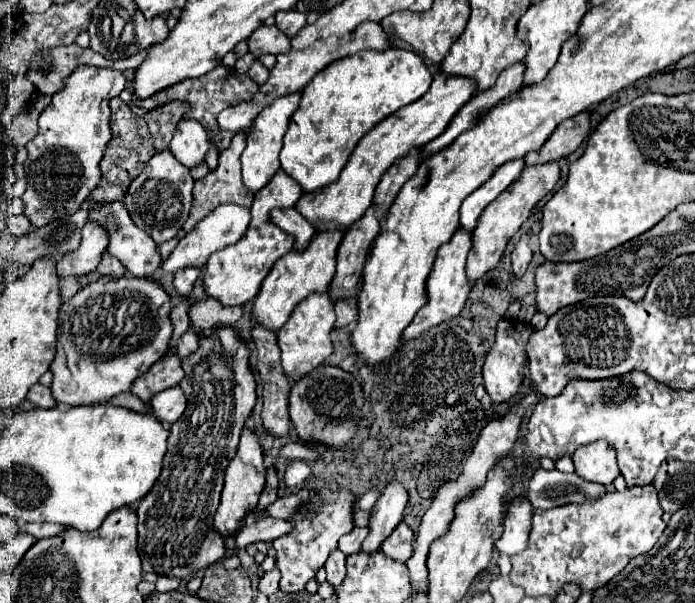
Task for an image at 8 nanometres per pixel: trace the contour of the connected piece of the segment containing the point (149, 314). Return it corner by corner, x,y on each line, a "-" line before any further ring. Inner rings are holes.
101,277
75,293
59,311
51,391
57,403
97,405
129,391
133,381
169,351
171,297
151,279

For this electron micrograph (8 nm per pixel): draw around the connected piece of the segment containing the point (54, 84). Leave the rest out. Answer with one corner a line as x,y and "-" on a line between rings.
63,45
63,47
51,47
35,53
35,59
31,59
31,67
27,71
27,79
37,87
37,91
45,95
53,95
63,89
63,81
79,67
79,65
95,65
95,67
115,67
115,70
124,71
131,68
137,68
147,56
147,50
141,50
131,57
117,61
107,61
103,55
95,53
93,49
81,49
79,45

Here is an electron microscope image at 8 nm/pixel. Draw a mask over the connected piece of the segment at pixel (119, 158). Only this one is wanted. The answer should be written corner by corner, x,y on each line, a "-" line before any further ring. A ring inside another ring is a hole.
111,99
111,141
107,145
107,151
101,159
101,181
91,191
93,201
119,201
129,189
129,183
143,171
145,163
159,151
169,149
169,141
175,133
177,123
183,119
183,115
189,111
187,103
183,101
171,101
163,107
157,107
149,111
145,117
133,115
133,111
121,101

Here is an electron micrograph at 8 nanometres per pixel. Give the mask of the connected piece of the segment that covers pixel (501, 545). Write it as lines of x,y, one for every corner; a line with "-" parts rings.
525,497
513,499
505,515
505,523
503,523
505,531
501,539
495,541
495,547
501,553
515,555
527,547
527,537
531,531
531,515
533,515
533,509

